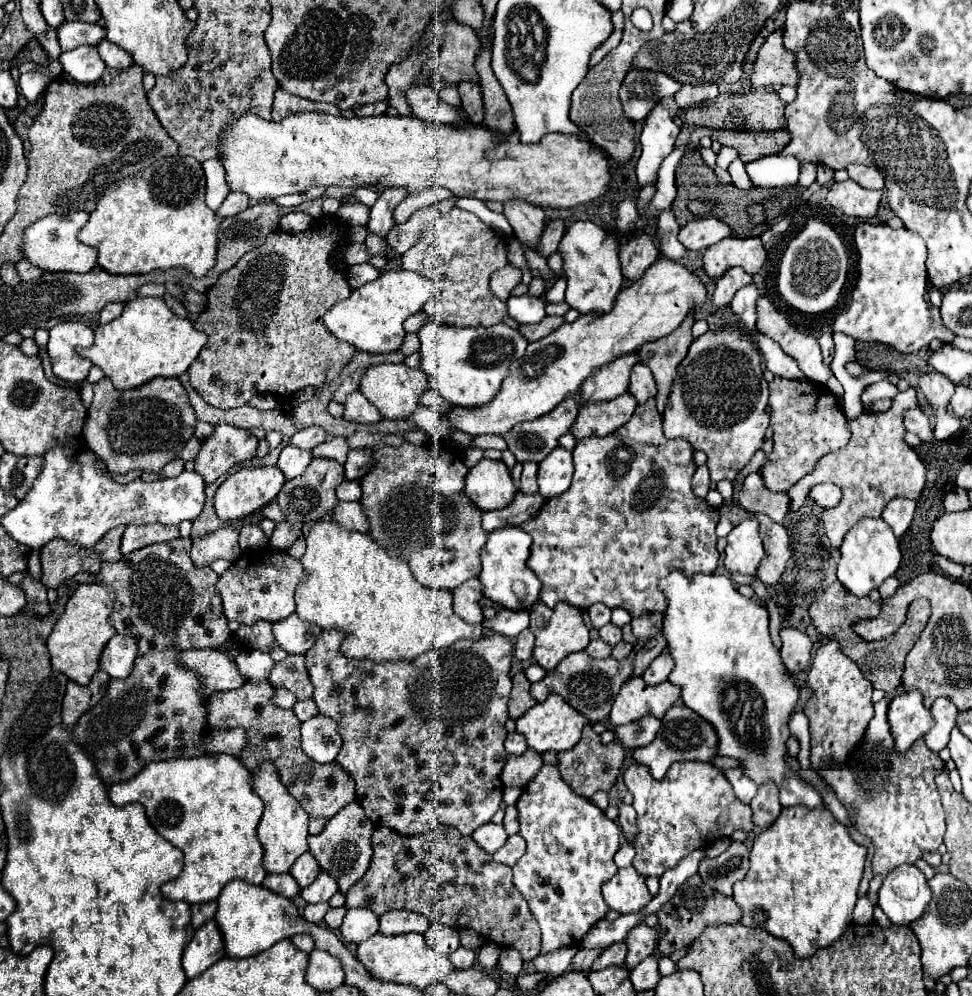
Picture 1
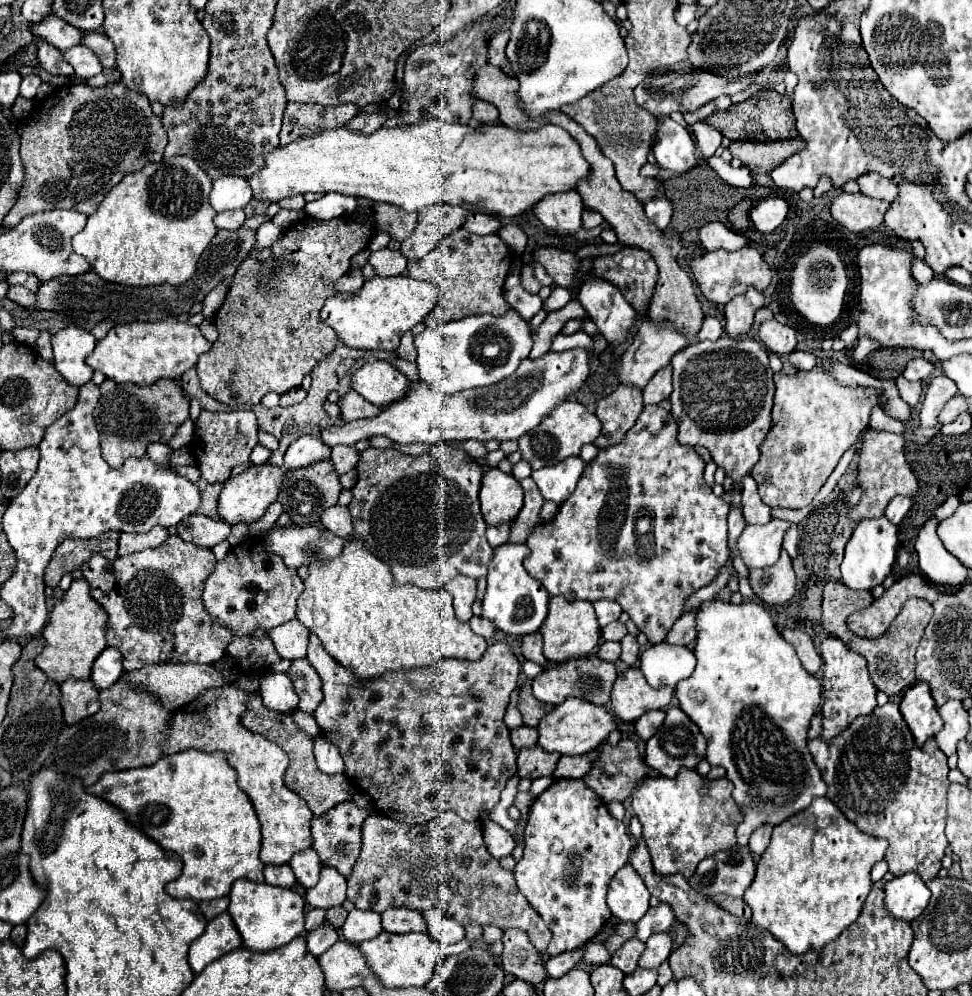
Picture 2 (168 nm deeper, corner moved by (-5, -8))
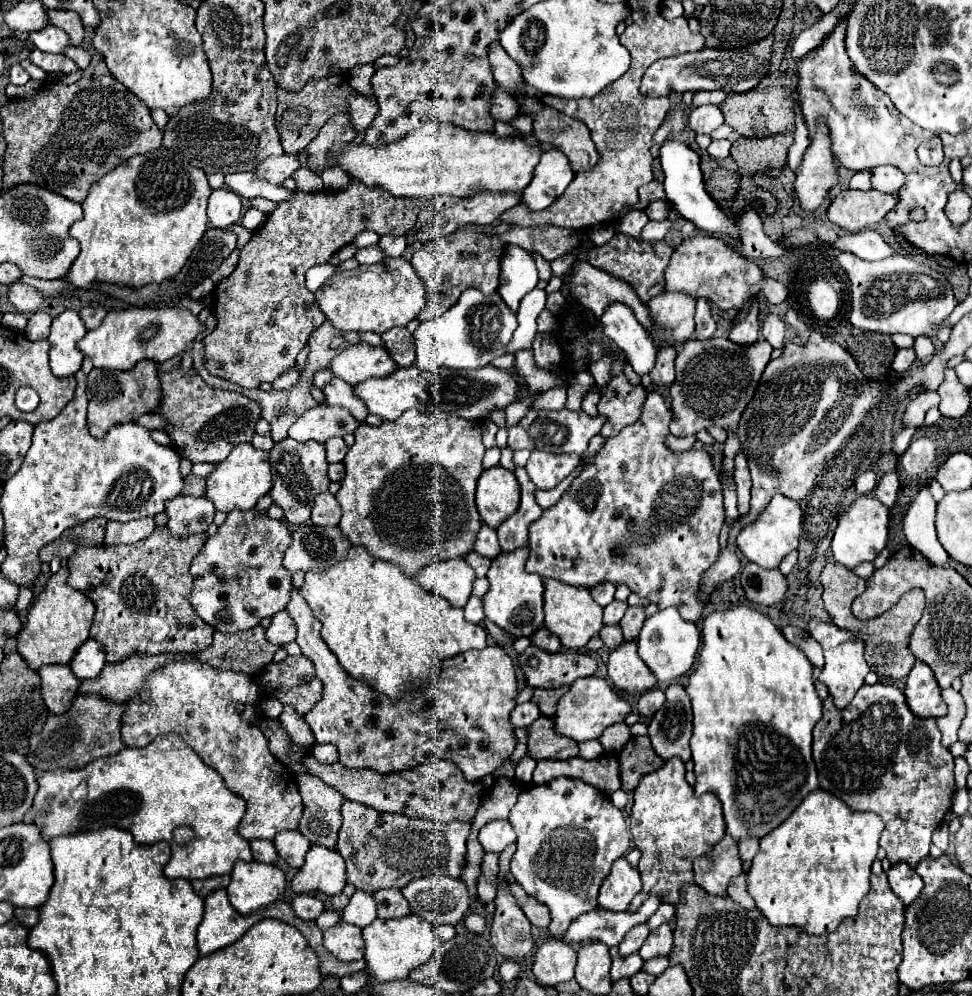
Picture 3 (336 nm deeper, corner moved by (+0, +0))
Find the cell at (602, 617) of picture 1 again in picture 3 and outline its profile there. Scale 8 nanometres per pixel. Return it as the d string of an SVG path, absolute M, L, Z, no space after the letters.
M597 584L597 586L591 588L591 598L603 608L613 602L613 594L615 594L615 586L613 584Z

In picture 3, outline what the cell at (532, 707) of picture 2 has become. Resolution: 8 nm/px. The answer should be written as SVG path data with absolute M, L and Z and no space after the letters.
M549 688L549 690L535 690L533 692L533 702L539 706L539 710L541 710L541 714L543 716L553 716L555 714L555 706L557 706L557 702L559 702L559 698L567 692L569 688Z

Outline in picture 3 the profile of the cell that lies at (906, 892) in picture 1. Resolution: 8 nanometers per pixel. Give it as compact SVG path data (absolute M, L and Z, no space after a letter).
M905 862L891 864L891 870L887 872L887 876L889 876L889 886L891 886L893 894L897 898L901 898L905 906L909 906L923 890L921 876L913 868L909 868L909 864L905 864Z

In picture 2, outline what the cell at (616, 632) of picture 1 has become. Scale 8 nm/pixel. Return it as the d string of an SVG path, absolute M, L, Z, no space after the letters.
M614 620L612 624L608 624L606 628L602 628L602 638L604 640L614 640L620 642L626 636L626 626L620 620Z

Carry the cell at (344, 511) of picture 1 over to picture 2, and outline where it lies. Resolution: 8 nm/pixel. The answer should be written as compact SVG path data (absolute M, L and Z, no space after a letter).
M332 506L322 514L322 526L326 530L330 530L332 534L340 536L340 538L350 538L352 536L352 520L350 520L350 512L344 506Z

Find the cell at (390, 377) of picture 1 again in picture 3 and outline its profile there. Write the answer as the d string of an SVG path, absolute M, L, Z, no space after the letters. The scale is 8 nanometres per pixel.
M365 342L345 348L339 356L331 362L331 372L351 386L357 386L369 378L383 378L397 370L393 358L385 348L375 348Z

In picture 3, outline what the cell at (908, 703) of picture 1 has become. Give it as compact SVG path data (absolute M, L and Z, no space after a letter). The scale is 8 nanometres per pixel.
M915 662L913 670L907 676L907 684L903 692L907 698L907 706L915 716L919 718L945 716L947 706L941 700L941 690L927 664Z

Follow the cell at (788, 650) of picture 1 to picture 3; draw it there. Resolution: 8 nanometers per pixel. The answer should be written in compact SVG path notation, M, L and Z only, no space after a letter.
M785 626L783 634L791 644L795 644L809 658L809 662L815 668L823 668L823 650L821 650L819 642L809 636L809 632L805 632L805 630L797 628L797 626Z

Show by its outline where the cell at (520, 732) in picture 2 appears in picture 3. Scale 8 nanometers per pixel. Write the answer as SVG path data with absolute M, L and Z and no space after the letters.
M525 702L525 704L517 704L511 712L511 724L515 728L527 728L531 726L537 718L541 716L539 708L535 702Z

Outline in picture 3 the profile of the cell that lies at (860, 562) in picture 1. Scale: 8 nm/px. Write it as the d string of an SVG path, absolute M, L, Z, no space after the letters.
M859 496L849 506L849 510L839 518L833 536L833 556L841 566L849 570L853 570L863 562L873 562L887 544L887 532L889 532L889 510L875 496Z

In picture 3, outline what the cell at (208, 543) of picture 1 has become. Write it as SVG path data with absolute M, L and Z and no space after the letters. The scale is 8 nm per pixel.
M177 496L175 500L167 502L167 528L173 536L189 536L197 532L205 532L207 526L213 522L215 506L207 498L195 496Z

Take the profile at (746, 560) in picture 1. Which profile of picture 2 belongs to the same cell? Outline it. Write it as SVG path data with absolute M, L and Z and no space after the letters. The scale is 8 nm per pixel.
M770 520L762 526L746 526L738 538L738 550L748 568L772 566L782 552L782 540L790 528L788 520Z

